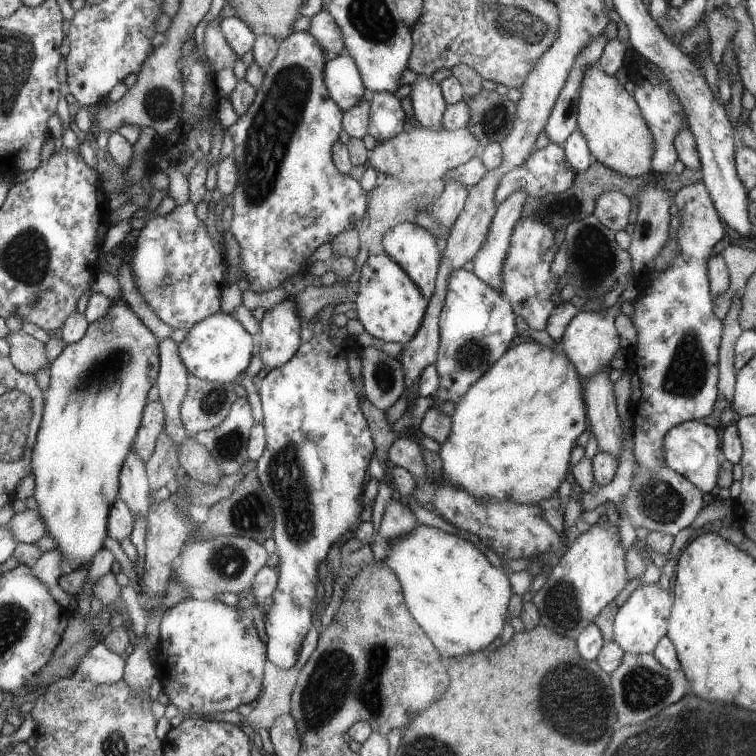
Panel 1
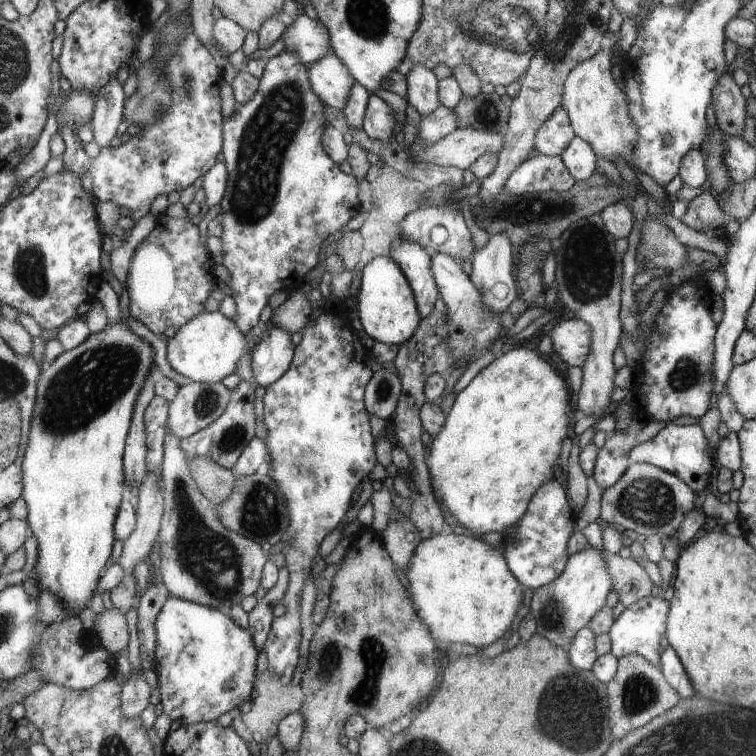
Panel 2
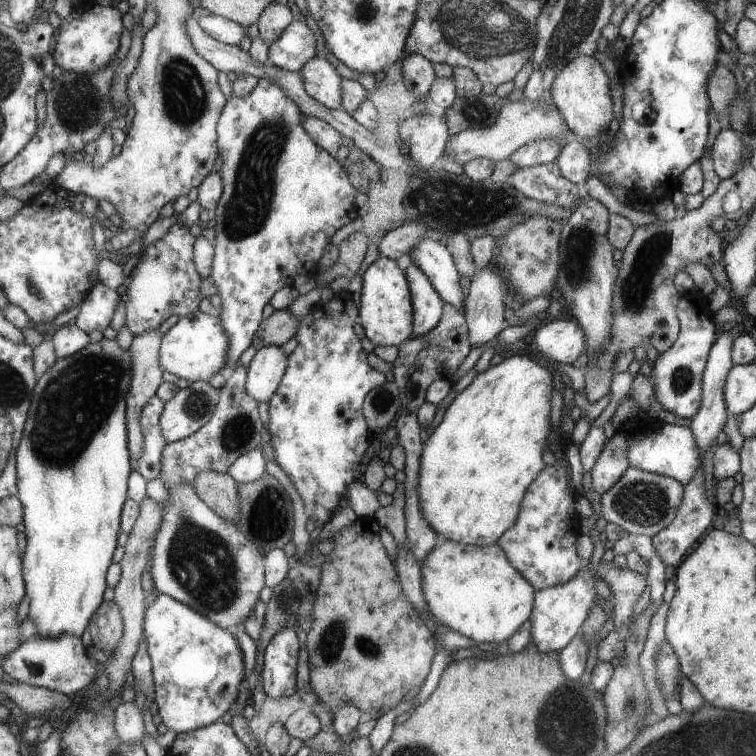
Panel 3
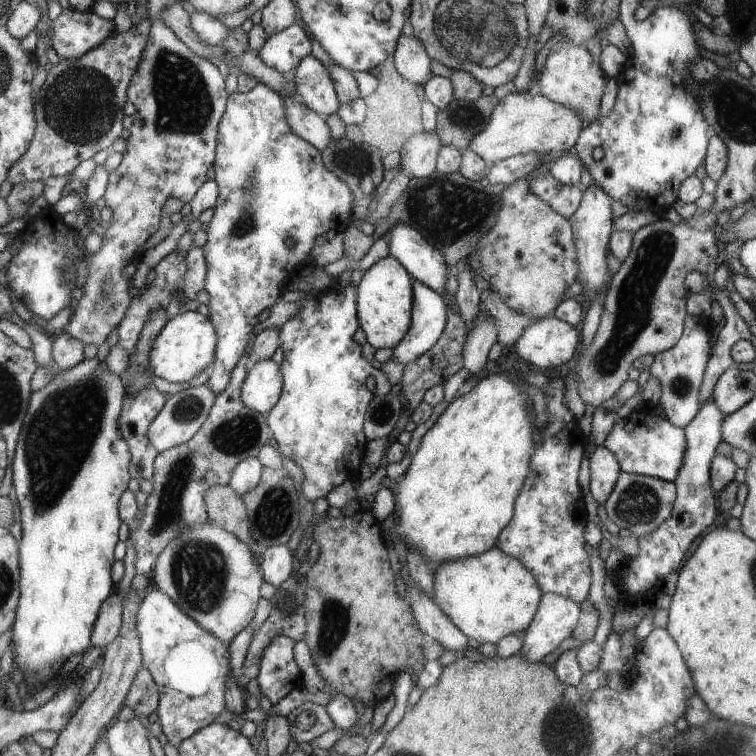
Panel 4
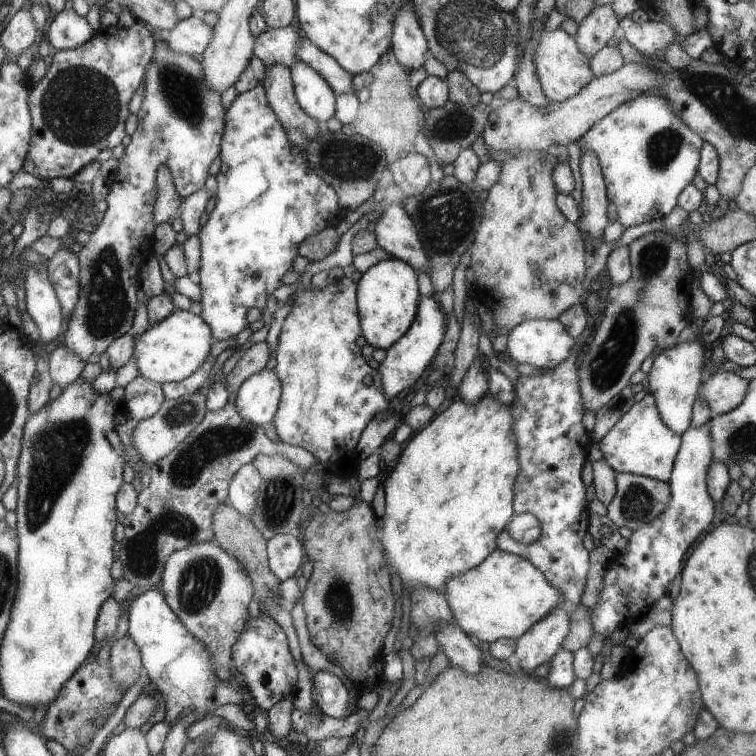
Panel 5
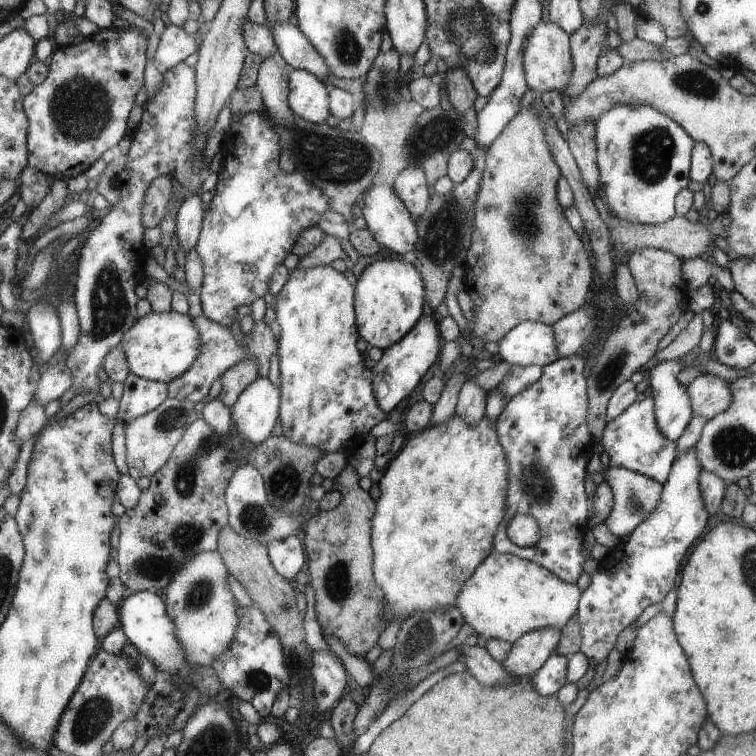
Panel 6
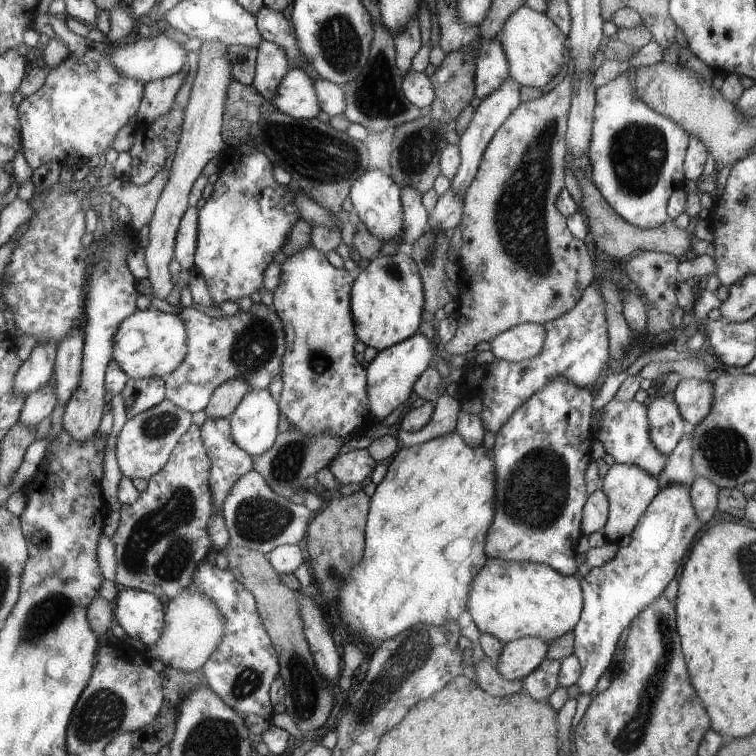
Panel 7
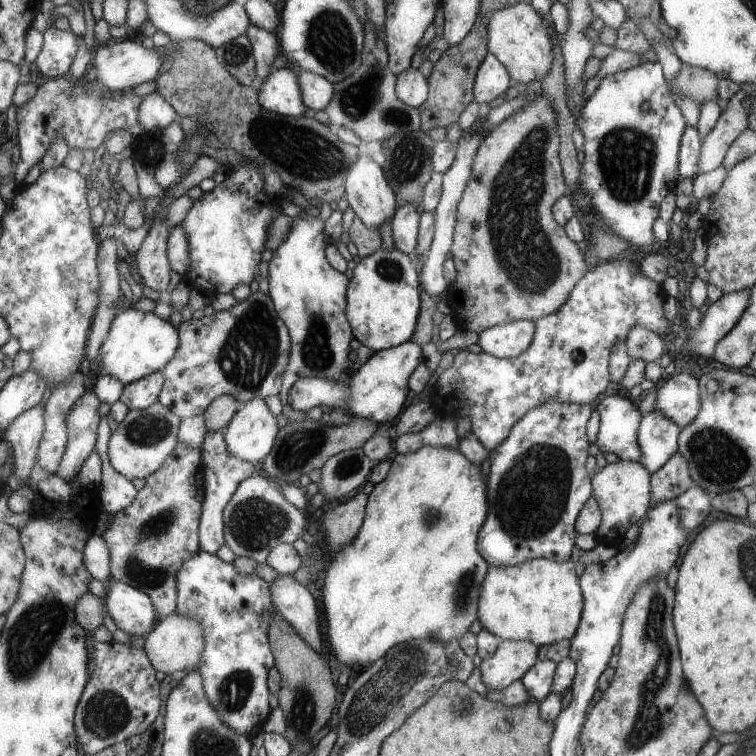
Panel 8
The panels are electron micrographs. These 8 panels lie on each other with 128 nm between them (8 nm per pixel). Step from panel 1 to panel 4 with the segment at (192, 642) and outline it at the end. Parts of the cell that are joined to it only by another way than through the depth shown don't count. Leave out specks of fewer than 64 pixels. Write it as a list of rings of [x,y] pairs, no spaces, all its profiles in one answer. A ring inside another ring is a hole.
[[[159,589],[147,593],[136,612],[142,666],[153,677],[161,696],[156,708],[165,738],[177,746],[196,730],[213,723],[223,710],[225,681],[230,674],[227,643],[209,634]]]

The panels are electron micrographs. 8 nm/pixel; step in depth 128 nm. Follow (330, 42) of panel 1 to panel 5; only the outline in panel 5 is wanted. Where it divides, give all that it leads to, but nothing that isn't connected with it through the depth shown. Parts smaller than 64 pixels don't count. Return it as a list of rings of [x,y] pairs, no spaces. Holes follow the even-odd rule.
[[[287,25],[278,29],[266,27],[254,38],[252,56],[259,58],[267,67],[277,63],[291,67],[297,62],[299,39],[300,34],[295,26]]]

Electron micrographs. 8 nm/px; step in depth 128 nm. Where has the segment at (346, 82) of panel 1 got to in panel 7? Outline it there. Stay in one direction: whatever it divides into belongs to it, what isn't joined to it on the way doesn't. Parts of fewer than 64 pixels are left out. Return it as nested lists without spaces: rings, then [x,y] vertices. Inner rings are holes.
[[[289,68],[269,102],[294,119],[311,120],[320,110],[314,80],[299,68]]]

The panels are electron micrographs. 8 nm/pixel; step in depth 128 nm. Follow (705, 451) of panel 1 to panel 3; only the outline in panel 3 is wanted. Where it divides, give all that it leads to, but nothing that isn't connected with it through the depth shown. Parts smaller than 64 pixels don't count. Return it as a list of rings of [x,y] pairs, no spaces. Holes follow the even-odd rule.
[[[636,416],[630,418],[616,430],[626,436],[629,467],[676,479],[682,485],[691,481],[701,464],[701,454],[692,430],[687,426],[655,422],[654,420],[652,422],[651,420],[636,421],[635,418]]]

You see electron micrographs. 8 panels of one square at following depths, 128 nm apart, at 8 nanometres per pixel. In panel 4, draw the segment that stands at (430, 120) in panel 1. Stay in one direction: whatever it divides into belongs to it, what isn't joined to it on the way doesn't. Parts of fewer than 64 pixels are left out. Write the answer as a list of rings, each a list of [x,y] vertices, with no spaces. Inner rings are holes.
[[[400,36],[392,59],[397,72],[414,85],[423,86],[425,76],[429,74],[429,58],[423,44],[411,36]]]

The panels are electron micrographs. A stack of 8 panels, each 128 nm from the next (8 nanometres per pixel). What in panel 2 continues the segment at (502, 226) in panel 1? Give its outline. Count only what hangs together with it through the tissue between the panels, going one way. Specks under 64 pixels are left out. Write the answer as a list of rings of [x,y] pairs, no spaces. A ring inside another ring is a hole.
[[[497,233],[489,235],[485,245],[475,250],[471,256],[470,278],[473,286],[476,286],[476,289],[480,291],[482,302],[493,314],[507,311],[509,303],[516,298],[516,286],[512,278],[515,255],[508,236]]]

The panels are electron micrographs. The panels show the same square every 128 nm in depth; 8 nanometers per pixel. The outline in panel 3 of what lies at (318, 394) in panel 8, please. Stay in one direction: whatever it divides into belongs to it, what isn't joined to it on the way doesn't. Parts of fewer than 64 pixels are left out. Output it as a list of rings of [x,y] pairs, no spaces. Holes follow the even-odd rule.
[[[413,261],[405,268],[412,297],[412,334],[427,333],[440,320],[443,301],[424,273]]]

